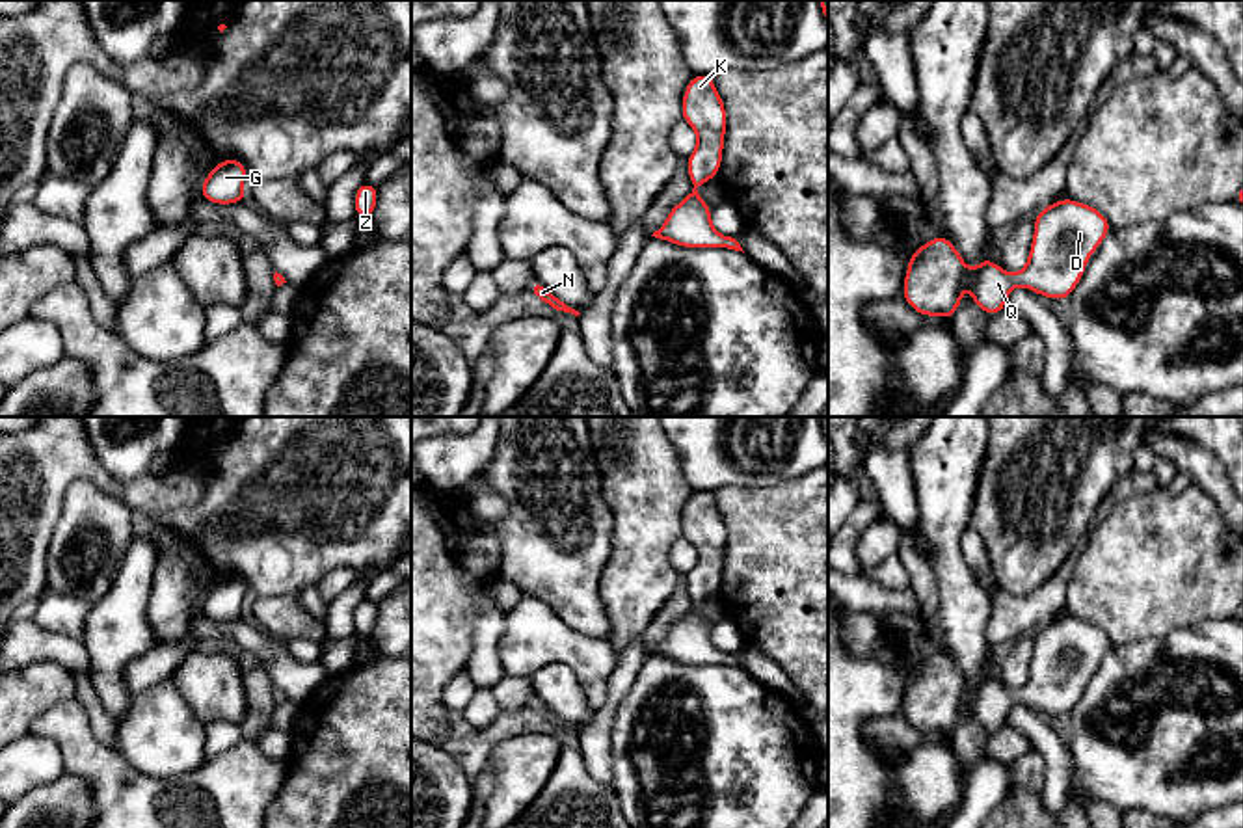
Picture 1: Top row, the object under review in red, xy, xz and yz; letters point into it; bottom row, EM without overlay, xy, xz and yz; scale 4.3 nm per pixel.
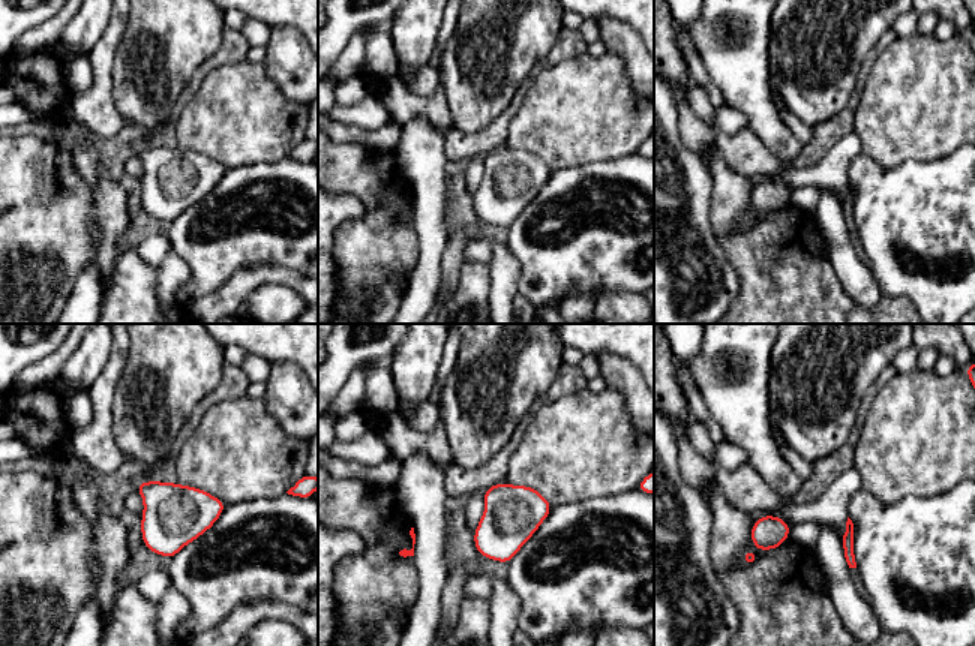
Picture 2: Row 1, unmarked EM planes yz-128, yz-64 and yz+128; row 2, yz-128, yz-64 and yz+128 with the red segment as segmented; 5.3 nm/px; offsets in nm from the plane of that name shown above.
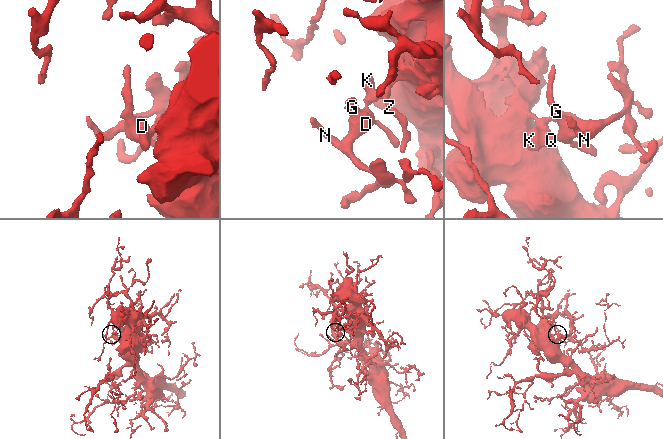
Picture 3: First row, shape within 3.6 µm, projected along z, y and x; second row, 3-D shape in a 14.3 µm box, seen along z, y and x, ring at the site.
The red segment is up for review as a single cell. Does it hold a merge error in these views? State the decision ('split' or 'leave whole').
leave whole

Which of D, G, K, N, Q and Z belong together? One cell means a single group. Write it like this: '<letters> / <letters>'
D G K N Q Z

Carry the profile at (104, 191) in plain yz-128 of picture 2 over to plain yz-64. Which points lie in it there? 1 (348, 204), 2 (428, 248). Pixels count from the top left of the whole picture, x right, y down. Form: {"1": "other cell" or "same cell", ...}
{"1": "other cell", "2": "other cell"}

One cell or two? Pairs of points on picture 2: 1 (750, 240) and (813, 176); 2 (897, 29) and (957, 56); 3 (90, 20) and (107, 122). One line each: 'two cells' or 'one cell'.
1: two cells
2: two cells
3: two cells

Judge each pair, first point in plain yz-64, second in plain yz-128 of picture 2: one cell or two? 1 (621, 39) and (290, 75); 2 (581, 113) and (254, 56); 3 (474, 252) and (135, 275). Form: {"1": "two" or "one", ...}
{"1": "one", "2": "two", "3": "two"}

